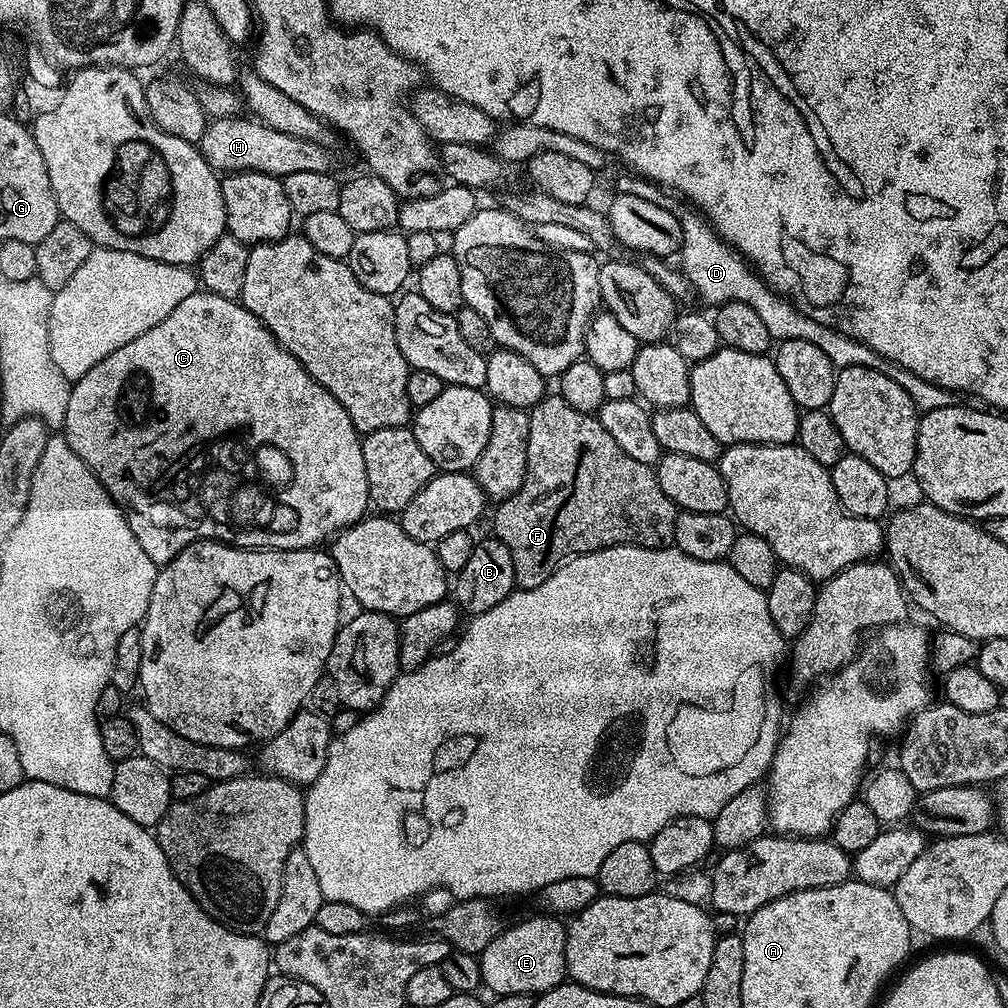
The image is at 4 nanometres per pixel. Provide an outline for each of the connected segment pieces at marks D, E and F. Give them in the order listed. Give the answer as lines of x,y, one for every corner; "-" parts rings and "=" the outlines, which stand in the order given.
696,215
680,216
682,246
678,253
678,267
692,285
693,293
697,297
700,295
706,303
712,304
711,306
730,302
746,303
762,318
773,341
814,342
814,346
818,346
818,350
822,350
822,354
826,354
826,358
830,358
830,362
838,370
850,366
866,366
886,374
886,378
894,378
894,382
898,382
898,386
902,386
902,390
910,394
910,402
914,402
917,413
942,410
946,406
957,403
957,393
950,391
949,388
926,382
926,378
914,374
911,368
898,367
895,360
882,358
880,352
870,350
870,346
866,346
855,336
848,336
838,328
826,326
823,320
817,320
815,315
796,307
789,297
782,296
773,290
759,271
753,268
735,248
725,244
703,215
=
539,914
532,916
529,920
524,920
521,924
516,924
513,928
505,927
486,946
486,950
480,953
480,983
485,989
492,991
493,997
509,996
510,994
543,994
549,992
551,988
556,988
559,984
565,983
568,975
566,966
566,924
563,919
555,915
=
548,394
530,409
528,417
530,418
530,442
526,450
524,481
520,489
510,498
499,501
495,505
496,517
492,520
492,528
496,531
493,532
495,539
501,540
506,550
510,550
510,558
514,558
514,578
517,589
542,586
542,582
546,582
546,578
550,578
553,570
560,567
565,560
587,552
597,552
619,544
633,544
639,548
666,548
675,541
674,526
678,509
674,502
670,502
670,498
666,498
666,494
662,494
662,486
658,486
658,478
653,465
637,462
636,459
630,458
630,454
624,453
622,446
618,446
618,442
610,438
610,433
602,427
602,422
593,413
574,410
574,406
570,406
570,402
566,402
559,394

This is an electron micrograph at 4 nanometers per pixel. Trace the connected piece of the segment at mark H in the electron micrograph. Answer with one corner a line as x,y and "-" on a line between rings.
231,116
212,120
204,131
198,147
208,165
216,169
217,173
261,172
283,178
290,174
299,174
302,170
314,174
333,171
332,156
323,148
323,143
282,134
282,130
274,130
255,118
244,119

